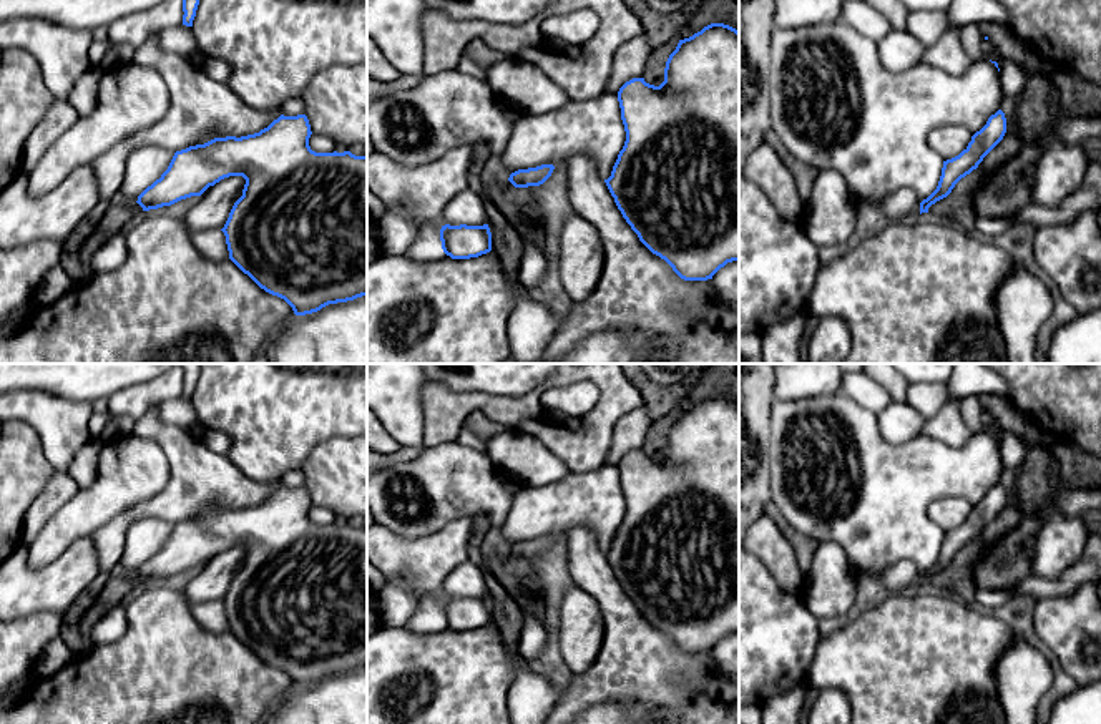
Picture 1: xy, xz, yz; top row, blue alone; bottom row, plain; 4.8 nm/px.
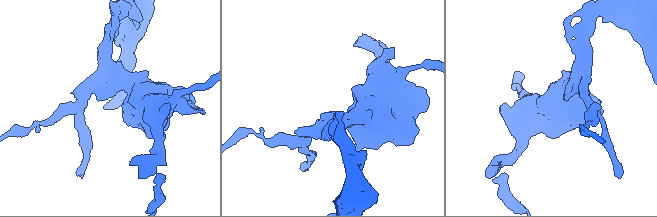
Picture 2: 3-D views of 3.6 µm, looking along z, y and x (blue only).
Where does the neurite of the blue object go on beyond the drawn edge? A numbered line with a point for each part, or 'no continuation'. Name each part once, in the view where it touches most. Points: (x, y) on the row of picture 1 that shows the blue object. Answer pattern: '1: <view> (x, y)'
no continuation

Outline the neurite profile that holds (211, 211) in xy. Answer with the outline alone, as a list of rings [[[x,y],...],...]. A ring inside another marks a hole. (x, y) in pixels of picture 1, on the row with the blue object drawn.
[[[229,176],[209,186],[186,213],[188,227],[191,231],[221,231],[234,203],[242,196],[244,184],[242,176]]]

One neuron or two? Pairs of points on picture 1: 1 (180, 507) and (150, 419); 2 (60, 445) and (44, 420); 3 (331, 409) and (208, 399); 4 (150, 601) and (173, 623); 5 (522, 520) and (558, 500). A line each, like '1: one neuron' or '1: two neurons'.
1: one neuron
2: one neuron
3: one neuron
4: one neuron
5: one neuron

